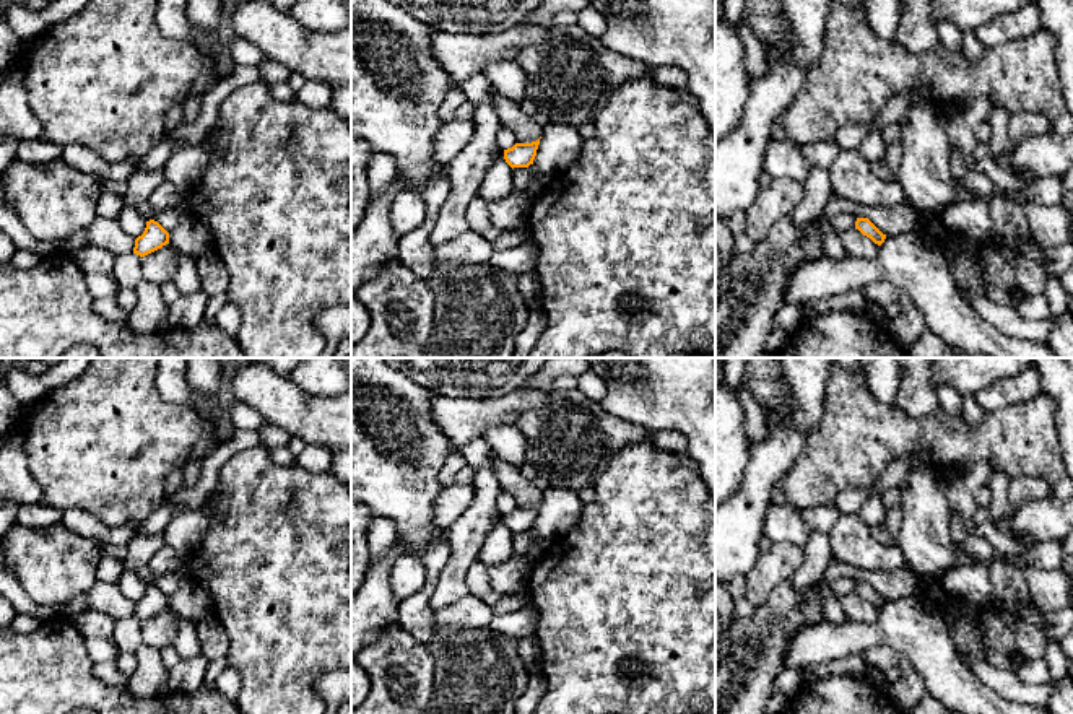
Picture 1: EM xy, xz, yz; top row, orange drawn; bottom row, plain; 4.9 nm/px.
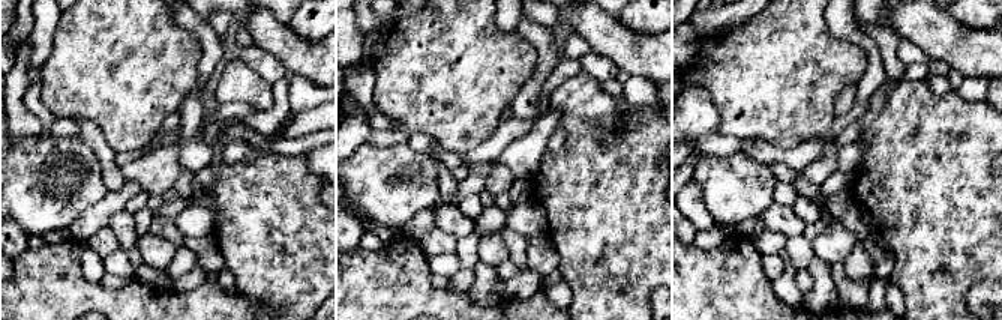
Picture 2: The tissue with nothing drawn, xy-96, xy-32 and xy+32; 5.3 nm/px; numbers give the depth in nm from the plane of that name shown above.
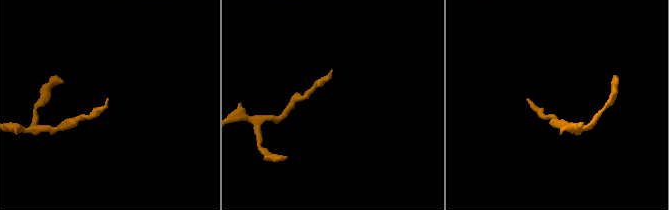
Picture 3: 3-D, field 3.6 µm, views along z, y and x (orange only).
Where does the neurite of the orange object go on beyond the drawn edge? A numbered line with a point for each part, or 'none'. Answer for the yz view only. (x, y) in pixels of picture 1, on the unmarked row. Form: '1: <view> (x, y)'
none

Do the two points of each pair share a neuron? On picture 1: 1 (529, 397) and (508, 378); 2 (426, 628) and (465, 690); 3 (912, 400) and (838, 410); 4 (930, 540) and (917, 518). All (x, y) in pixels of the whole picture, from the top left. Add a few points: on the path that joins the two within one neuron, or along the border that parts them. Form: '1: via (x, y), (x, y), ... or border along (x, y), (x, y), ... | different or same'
1: border along (522, 386), (499, 396), (482, 397) | different
2: via (443, 639), (465, 662), (465, 674) | same
3: border along (894, 404), (914, 417), (927, 417), (933, 412) | different
4: via (925, 535), (922, 522) | same

